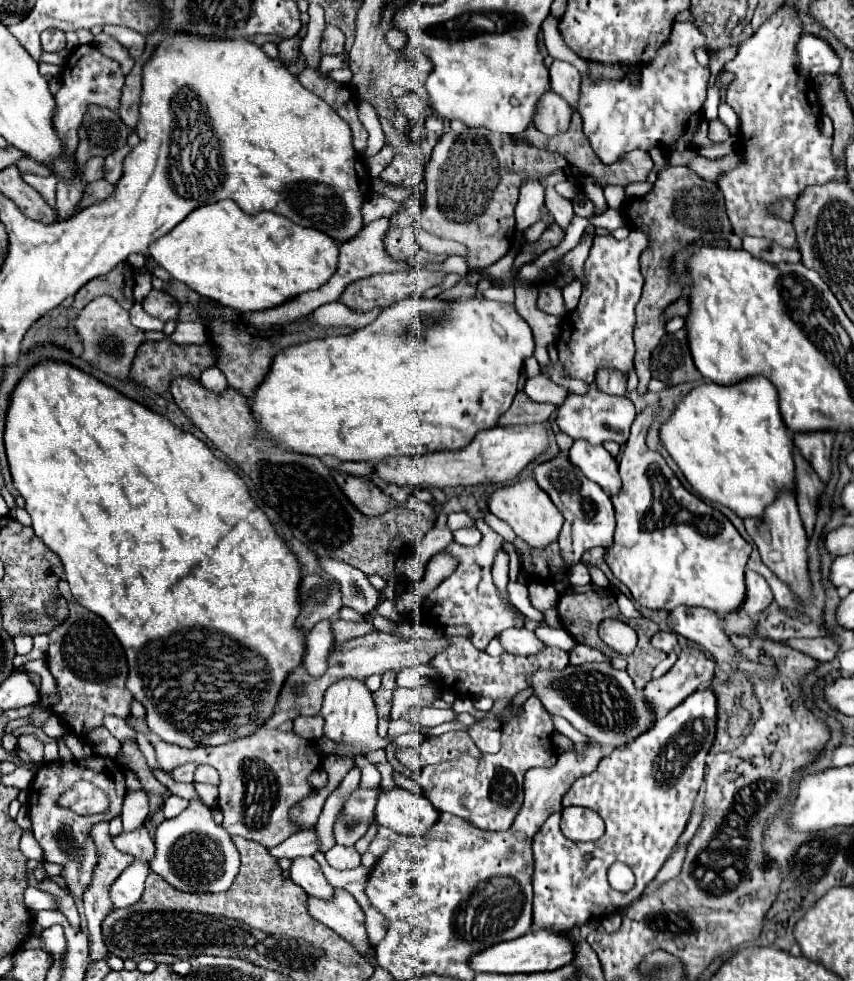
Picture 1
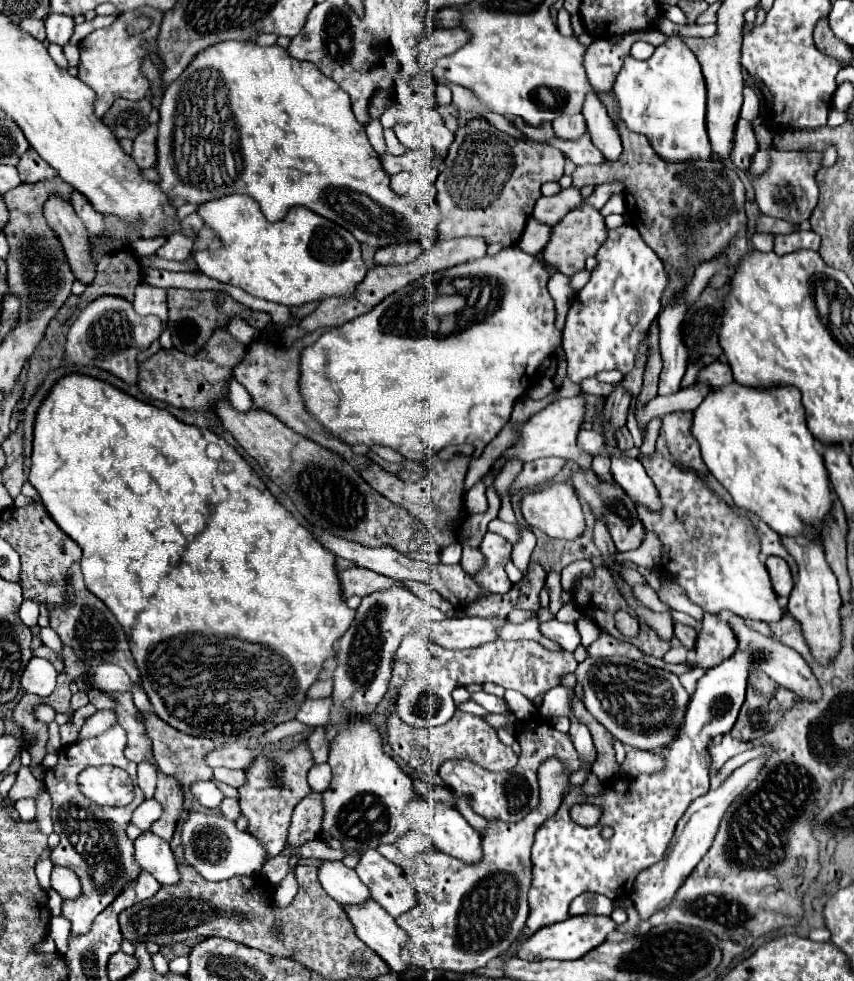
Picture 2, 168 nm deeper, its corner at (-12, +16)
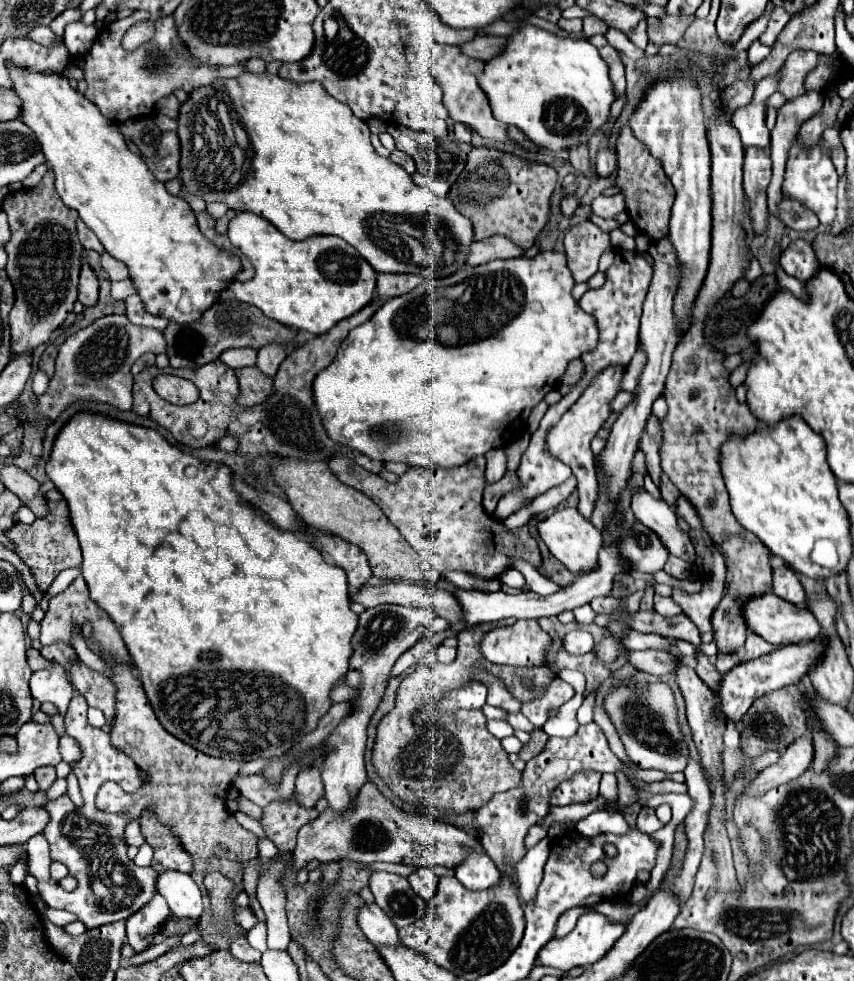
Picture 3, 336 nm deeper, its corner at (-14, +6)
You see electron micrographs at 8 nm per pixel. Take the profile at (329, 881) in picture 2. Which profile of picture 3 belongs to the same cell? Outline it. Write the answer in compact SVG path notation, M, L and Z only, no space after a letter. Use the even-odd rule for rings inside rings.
M366 904L360 910L358 924L374 946L400 946L402 944L394 922L376 904Z

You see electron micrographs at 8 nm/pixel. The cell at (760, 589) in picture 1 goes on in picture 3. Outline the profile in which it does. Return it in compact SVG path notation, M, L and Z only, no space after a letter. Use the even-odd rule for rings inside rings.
M788 566L774 568L772 592L776 592L776 596L780 596L796 606L804 606L804 602L806 602L806 592L804 592L796 572L792 572Z

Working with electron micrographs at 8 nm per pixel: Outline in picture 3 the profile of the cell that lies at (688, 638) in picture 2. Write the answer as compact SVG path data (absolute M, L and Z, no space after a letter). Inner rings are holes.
M704 654L696 656L696 674L700 676L700 680L704 680L704 684L710 686L710 690L716 692L716 686L720 686L720 674L716 670L716 666L712 666L708 662L708 658Z

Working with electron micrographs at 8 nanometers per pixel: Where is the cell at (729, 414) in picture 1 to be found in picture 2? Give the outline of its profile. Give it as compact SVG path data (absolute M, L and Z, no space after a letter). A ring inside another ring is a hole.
M736 382L712 390L694 410L692 436L700 444L702 460L710 474L730 492L734 504L758 514L776 534L798 536L804 528L822 530L824 516L832 506L832 490L824 460L816 450L816 440L806 426L800 390L794 386L748 388Z

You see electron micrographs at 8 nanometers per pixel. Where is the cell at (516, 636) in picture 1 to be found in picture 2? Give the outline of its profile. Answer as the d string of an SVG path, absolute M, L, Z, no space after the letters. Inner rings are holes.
M548 620L548 622L540 624L540 632L542 632L542 636L558 642L568 652L574 652L576 646L580 644L580 634L578 634L574 624L566 624L566 622L558 622L558 620Z

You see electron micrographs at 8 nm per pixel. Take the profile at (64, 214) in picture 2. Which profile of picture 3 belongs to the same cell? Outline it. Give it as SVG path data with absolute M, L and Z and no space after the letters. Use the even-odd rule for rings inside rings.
M88 262L82 264L80 270L80 284L78 284L78 300L84 306L94 306L98 302L98 278L94 276Z

